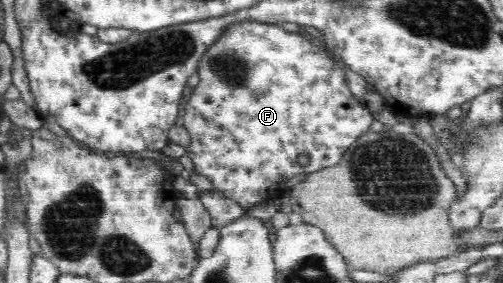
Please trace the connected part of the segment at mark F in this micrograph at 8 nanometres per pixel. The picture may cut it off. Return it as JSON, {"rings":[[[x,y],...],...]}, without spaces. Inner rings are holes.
{"rings":[[[248,20],[230,25],[224,31],[224,35],[218,37],[216,42],[210,45],[210,48],[202,56],[198,64],[197,72],[199,82],[193,88],[192,95],[190,95],[190,99],[188,99],[188,103],[183,110],[183,126],[187,129],[191,137],[190,145],[186,148],[186,154],[192,159],[195,171],[210,179],[217,192],[229,197],[246,210],[254,207],[254,205],[258,205],[261,201],[268,201],[268,197],[272,197],[272,189],[276,189],[277,186],[281,187],[282,183],[287,181],[292,182],[302,175],[314,173],[316,170],[336,165],[342,159],[344,153],[348,151],[348,147],[360,136],[369,131],[373,119],[376,118],[364,105],[361,97],[354,93],[353,88],[348,86],[346,72],[338,66],[336,60],[331,58],[331,54],[327,50],[307,41],[304,36],[285,31],[278,24],[266,24]],[[300,155],[306,155],[308,157],[309,163],[307,166],[299,165],[296,162],[296,159]]]}

